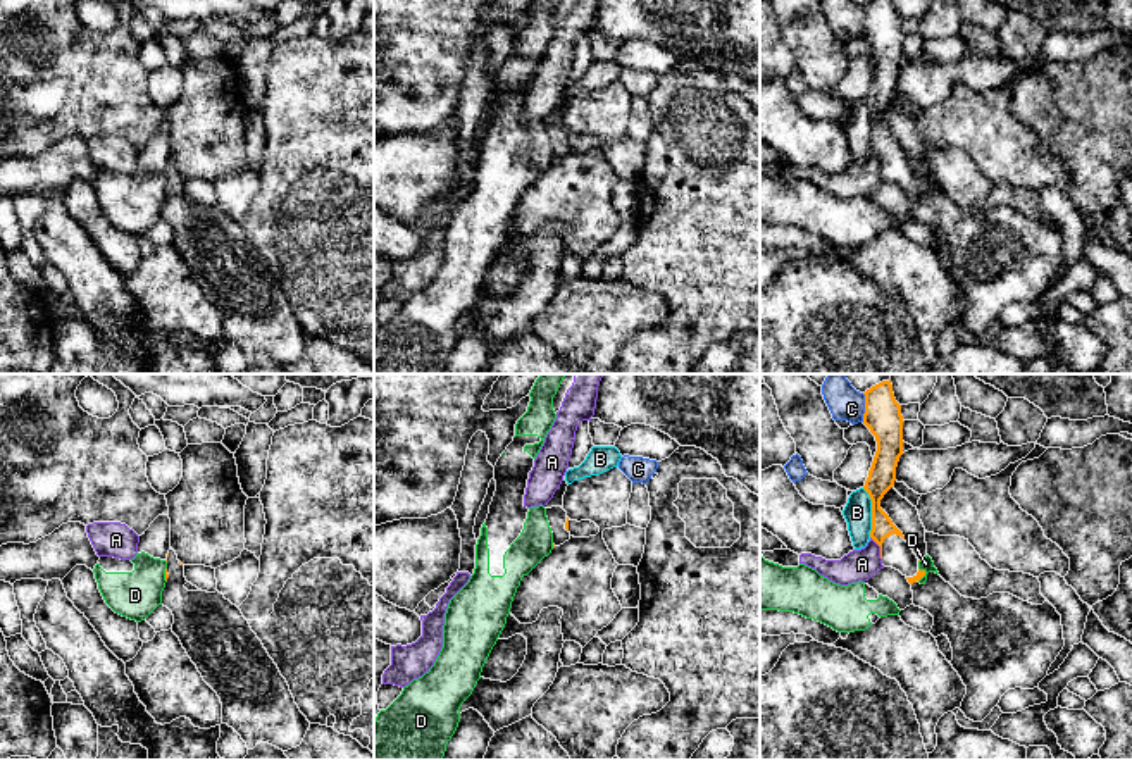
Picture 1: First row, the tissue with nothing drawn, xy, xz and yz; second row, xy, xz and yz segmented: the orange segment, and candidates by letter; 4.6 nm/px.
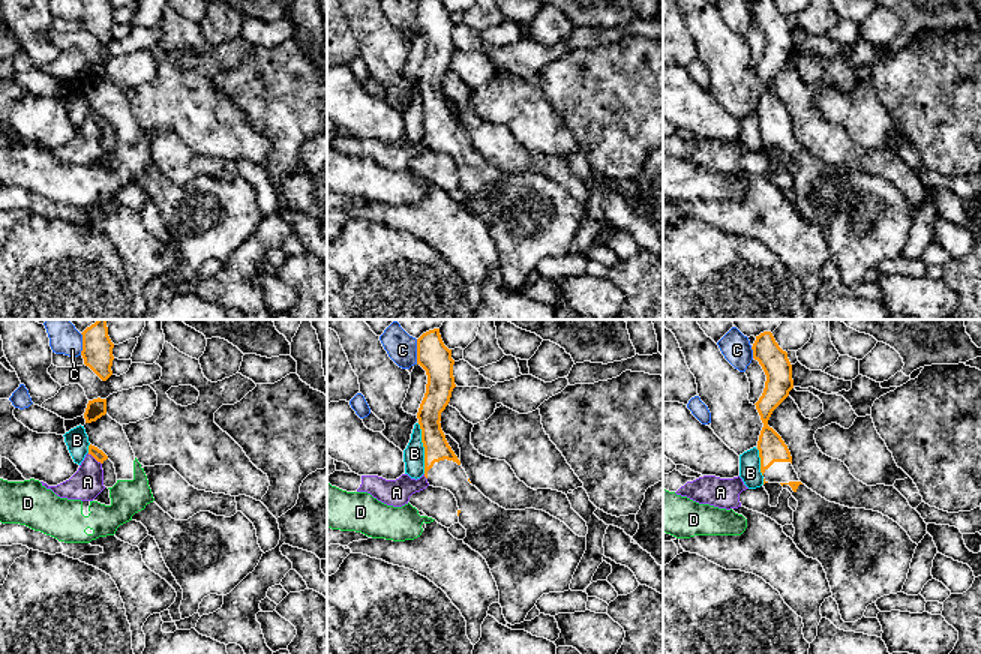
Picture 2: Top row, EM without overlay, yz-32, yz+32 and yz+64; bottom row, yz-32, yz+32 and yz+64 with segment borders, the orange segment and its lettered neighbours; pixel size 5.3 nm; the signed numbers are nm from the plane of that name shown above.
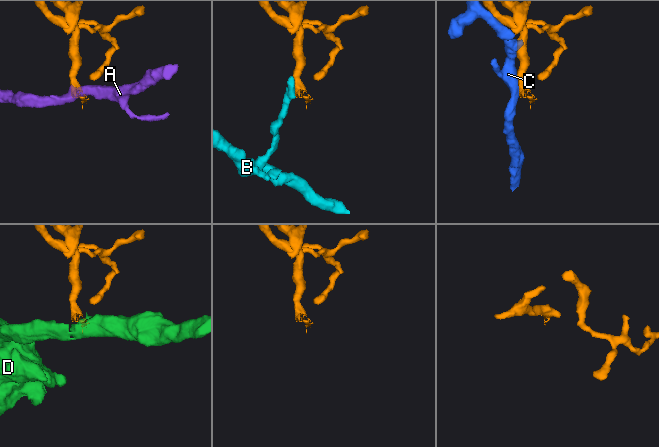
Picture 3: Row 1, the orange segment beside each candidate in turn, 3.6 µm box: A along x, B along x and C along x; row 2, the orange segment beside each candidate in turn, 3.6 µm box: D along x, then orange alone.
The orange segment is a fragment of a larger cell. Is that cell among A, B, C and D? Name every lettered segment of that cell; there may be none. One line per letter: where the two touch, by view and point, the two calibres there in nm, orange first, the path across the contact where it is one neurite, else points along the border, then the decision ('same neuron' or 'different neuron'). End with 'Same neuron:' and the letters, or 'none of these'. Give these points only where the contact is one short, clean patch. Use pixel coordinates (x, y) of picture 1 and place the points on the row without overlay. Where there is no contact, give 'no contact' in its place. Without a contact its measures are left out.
A: meets orange in yz at (881, 162); 100 nm thick on the orange side, 140 nm on the other; border along yz (870, 150), (879, 161), (881, 173); different neuron
B: meets orange in yz at (872, 126); 130 nm thick on the orange side, 130 nm on the other; border along yz (862, 102), (870, 114), (870, 150); different neuron
C: meets orange in yz at (865, 21); 180 nm thick on the orange side, 160 nm on the other; border along yz (862, 7), (864, 35); different neuron
D: meets orange in yz at (924, 188); 40 nm thick on the orange side, 60 nm on the other; different neuron
Same neuron: none of these

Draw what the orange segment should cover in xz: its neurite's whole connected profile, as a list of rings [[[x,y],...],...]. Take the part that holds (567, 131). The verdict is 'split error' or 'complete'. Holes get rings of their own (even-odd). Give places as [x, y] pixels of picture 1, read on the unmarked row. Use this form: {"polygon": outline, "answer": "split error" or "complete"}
{"polygon": [[[562,121],[546,122],[546,131],[553,146],[553,159],[560,160],[570,153],[569,131]]], "answer": "split error"}

